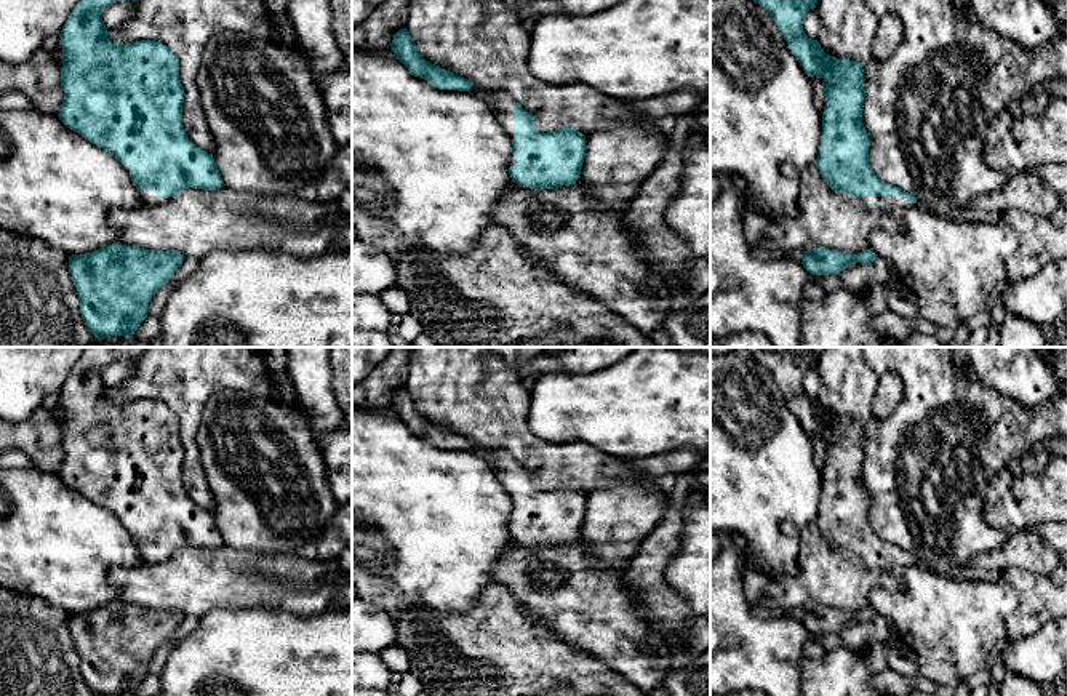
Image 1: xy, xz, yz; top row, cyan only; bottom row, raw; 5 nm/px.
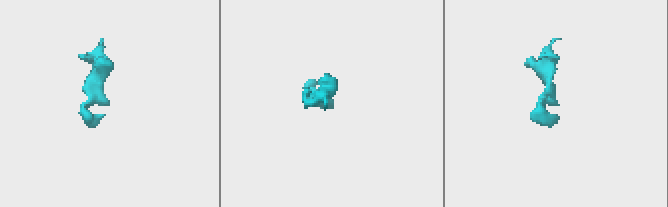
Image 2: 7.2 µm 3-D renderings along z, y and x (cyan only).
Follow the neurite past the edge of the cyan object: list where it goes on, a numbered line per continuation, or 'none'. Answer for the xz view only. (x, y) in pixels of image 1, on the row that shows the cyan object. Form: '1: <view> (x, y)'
1: xz (503, 104)

